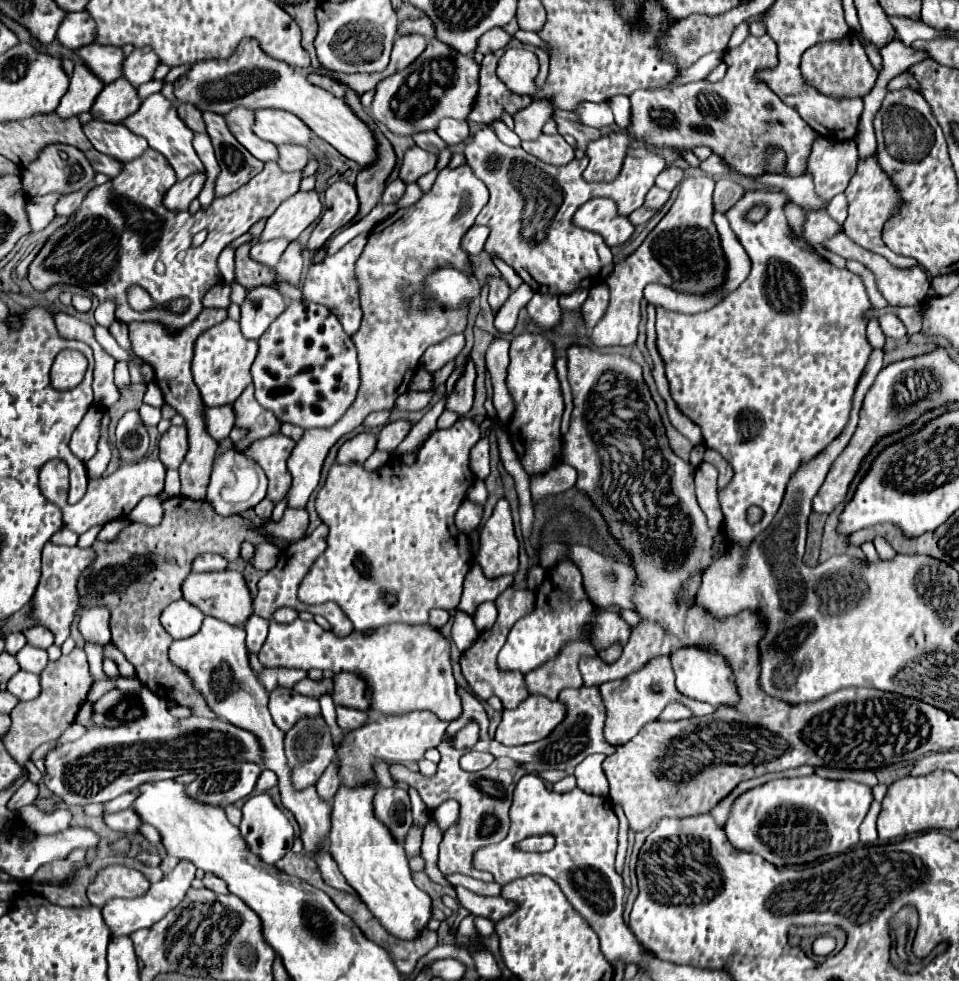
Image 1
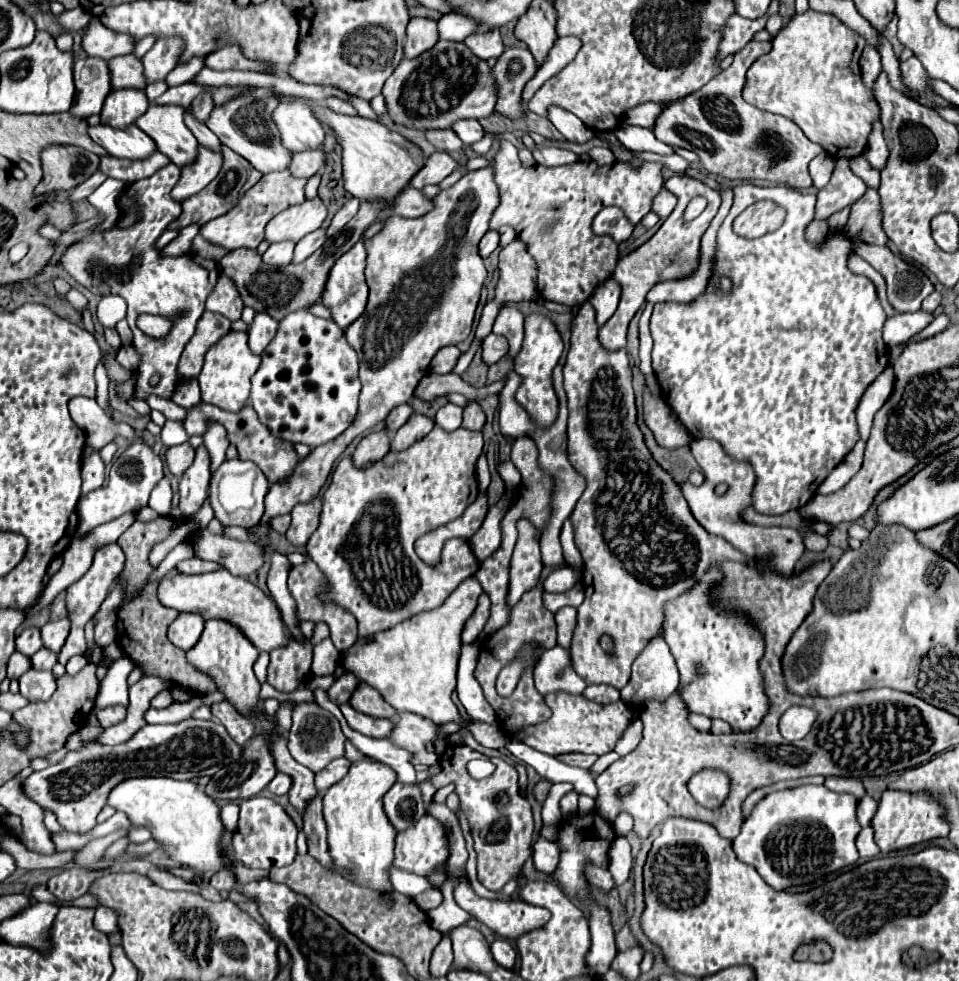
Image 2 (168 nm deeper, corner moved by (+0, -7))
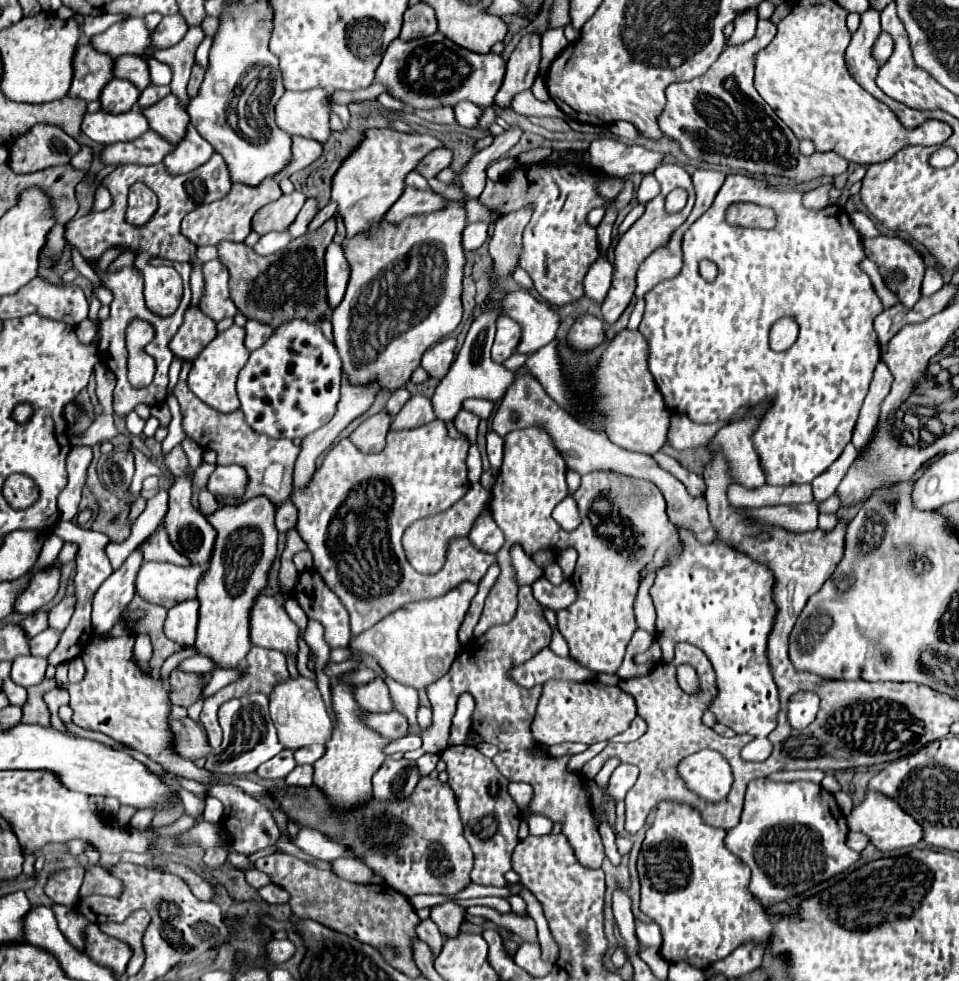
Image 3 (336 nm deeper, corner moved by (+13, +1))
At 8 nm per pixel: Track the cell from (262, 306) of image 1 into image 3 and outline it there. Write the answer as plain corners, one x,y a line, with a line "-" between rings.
247,322
245,326
247,330
247,336
245,336
245,346
253,352
255,348
261,348
269,336
273,334
273,330
267,326
267,324
259,324
259,322

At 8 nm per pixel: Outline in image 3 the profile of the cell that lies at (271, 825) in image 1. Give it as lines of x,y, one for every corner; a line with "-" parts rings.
225,784
225,786
211,786
209,792
211,796
219,798
225,806
225,814
223,814
223,826
227,832
231,832
233,836
233,850
239,852
239,854
253,854
253,852
259,852
267,846
273,846
277,840
279,840
279,828
277,828
277,822
275,818
271,816
271,812
255,798
251,798
249,794
245,794
241,788
237,786
231,786
231,784

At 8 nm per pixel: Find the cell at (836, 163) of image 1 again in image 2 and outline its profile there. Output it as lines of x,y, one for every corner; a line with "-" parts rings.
838,158
830,182
822,190
818,190
816,218
826,220
840,208
854,204
866,192
866,184
856,174
852,174
848,162
848,158

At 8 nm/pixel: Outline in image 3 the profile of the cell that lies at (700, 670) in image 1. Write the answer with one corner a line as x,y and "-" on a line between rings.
677,526
677,532
681,540
681,552
671,556
667,564
657,570
655,584
649,590
657,612
657,640
663,650
663,660
673,660
673,650
679,642
687,642
701,648
715,668
719,688
719,694
709,710
717,716
721,724
733,728
737,734
755,736
741,751
744,760
764,761
772,752
772,744
764,736
775,730
779,714
779,690
767,662
767,636
777,614
777,606
773,602
775,578
765,564
751,560
747,554
731,548
723,540
703,544
689,528

